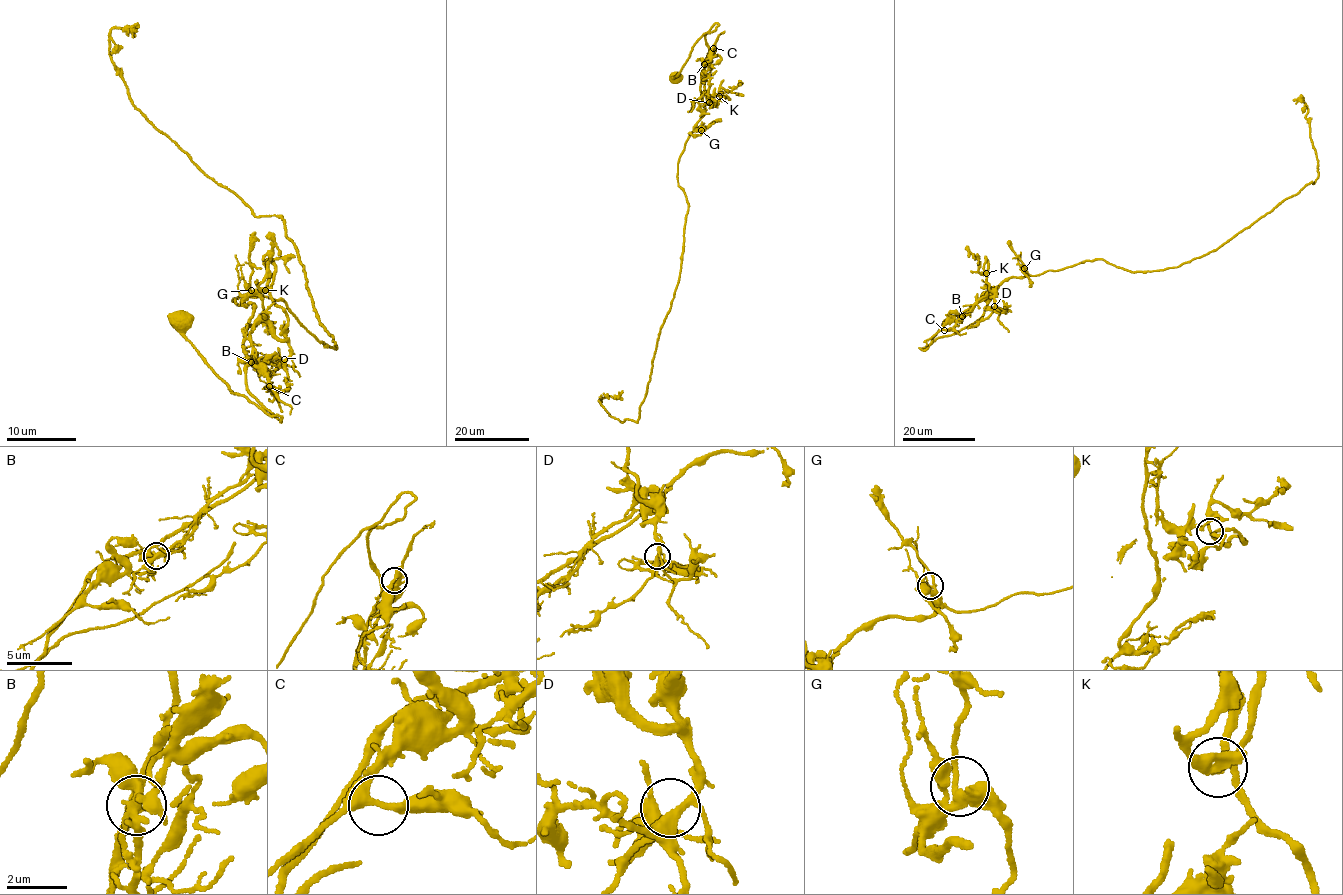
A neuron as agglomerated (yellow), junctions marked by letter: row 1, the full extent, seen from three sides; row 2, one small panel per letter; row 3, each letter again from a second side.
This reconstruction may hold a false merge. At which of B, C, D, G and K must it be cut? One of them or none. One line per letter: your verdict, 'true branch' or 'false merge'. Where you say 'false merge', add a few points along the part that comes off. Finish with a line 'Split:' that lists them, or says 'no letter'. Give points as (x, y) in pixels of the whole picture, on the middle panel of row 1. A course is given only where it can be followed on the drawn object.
B: false merge | (704, 64), (704, 85), (715, 104), (723, 99), (720, 89), (729, 91), (740, 84)
C: true branch
D: true branch
G: true branch
K: true branch
Split: B

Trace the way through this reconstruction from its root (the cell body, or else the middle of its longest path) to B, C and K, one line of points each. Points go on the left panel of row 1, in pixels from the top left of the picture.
B: (180, 323), (182, 335), (230, 391), (253, 402), (255, 397), (245, 381), (249, 360), (251, 363)
C: (180, 323), (182, 335), (230, 391), (254, 402), (245, 381), (250, 360), (269, 386)
K: (180, 323), (230, 391), (254, 402), (244, 338), (260, 321), (287, 337), (285, 311), (265, 290)

